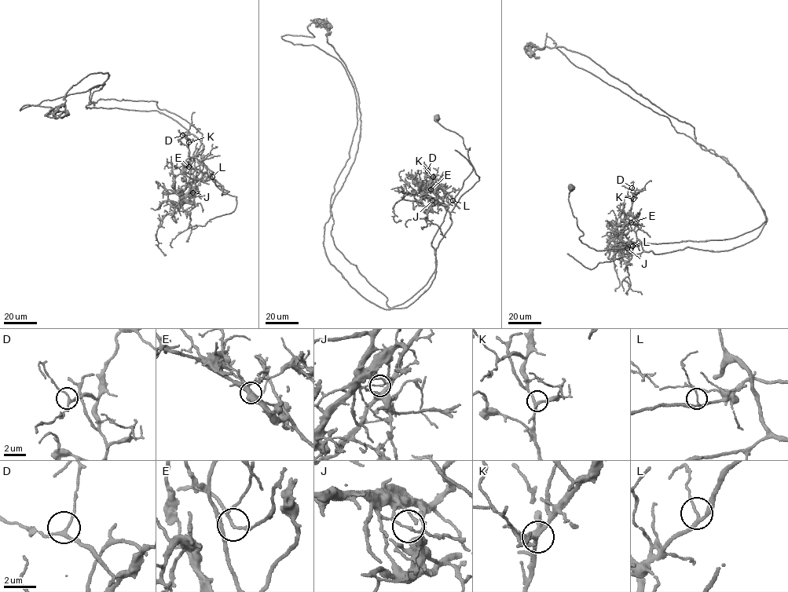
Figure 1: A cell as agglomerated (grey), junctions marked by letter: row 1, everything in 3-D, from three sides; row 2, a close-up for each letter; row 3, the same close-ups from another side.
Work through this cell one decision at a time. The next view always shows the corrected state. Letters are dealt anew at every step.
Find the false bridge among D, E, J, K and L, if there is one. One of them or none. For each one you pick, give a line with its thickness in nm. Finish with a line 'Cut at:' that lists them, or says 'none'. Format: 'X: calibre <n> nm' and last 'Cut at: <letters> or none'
J: calibre 100 nm
Cut at: J

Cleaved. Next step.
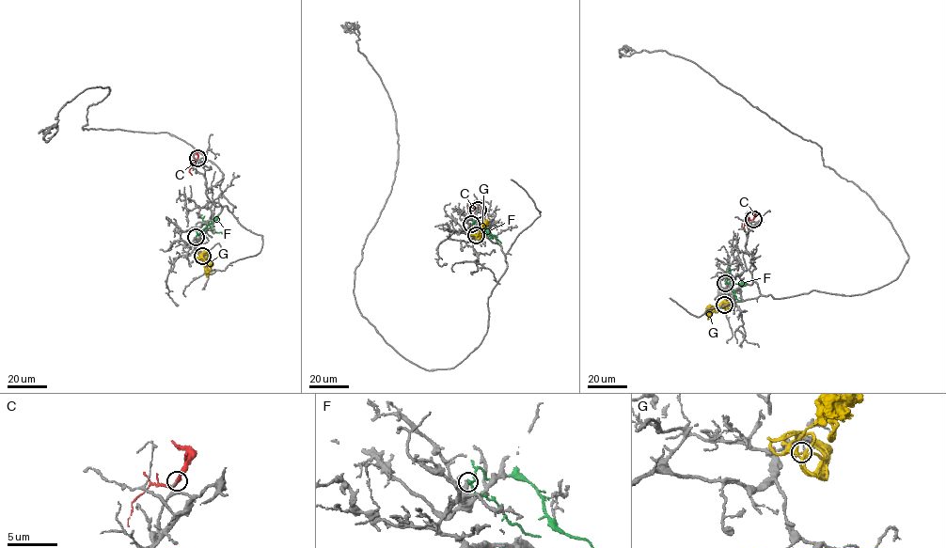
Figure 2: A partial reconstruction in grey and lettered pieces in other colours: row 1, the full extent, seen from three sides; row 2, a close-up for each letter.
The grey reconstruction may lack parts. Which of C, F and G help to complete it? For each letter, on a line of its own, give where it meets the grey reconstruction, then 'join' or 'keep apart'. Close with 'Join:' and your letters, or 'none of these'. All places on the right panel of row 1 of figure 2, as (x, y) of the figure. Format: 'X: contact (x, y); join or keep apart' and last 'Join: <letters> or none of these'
C: contact (753, 219); join
F: contact (725, 283); keep apart
G: contact (724, 305); keep apart
Join: C

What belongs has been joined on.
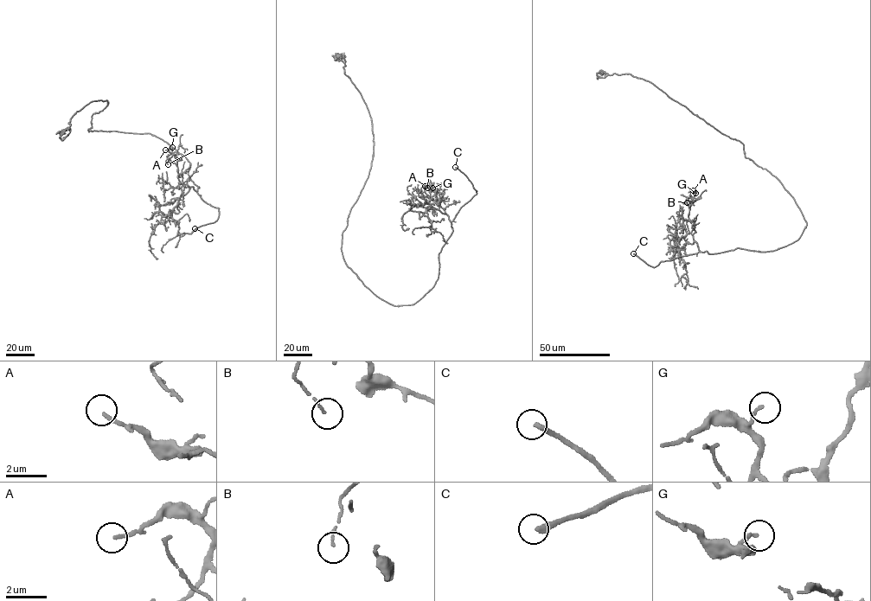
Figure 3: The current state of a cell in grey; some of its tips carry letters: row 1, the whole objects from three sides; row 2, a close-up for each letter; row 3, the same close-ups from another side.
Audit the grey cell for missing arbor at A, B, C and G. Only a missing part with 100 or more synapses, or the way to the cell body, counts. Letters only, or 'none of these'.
C

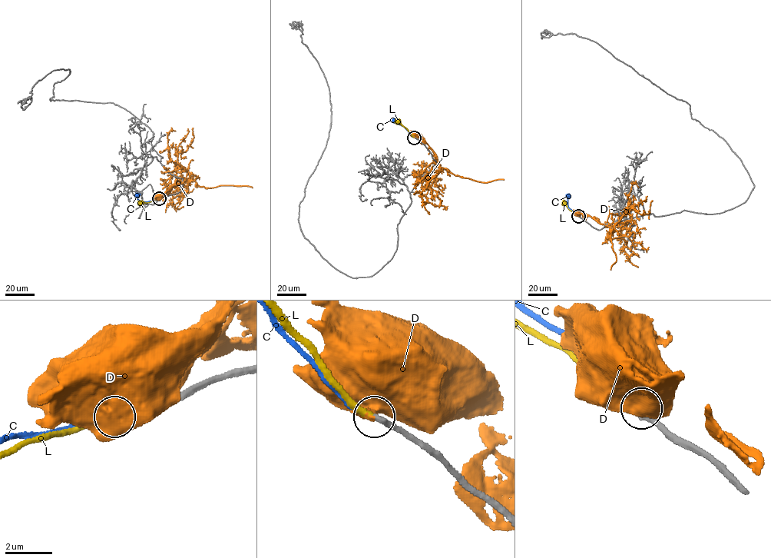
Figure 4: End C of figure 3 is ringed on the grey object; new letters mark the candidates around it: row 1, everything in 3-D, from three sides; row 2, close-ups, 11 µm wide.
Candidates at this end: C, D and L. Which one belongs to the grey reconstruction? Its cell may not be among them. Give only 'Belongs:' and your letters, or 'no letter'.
Belongs: L

